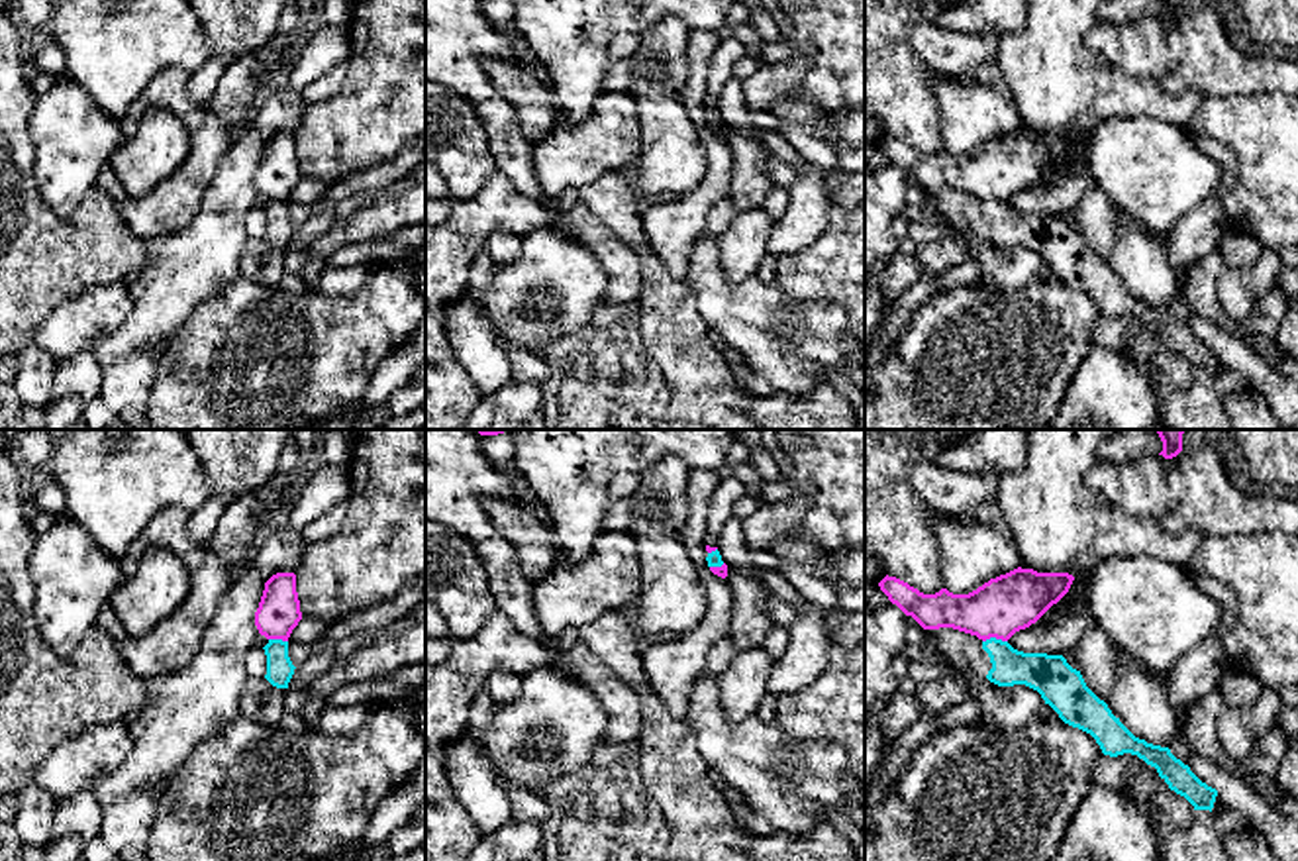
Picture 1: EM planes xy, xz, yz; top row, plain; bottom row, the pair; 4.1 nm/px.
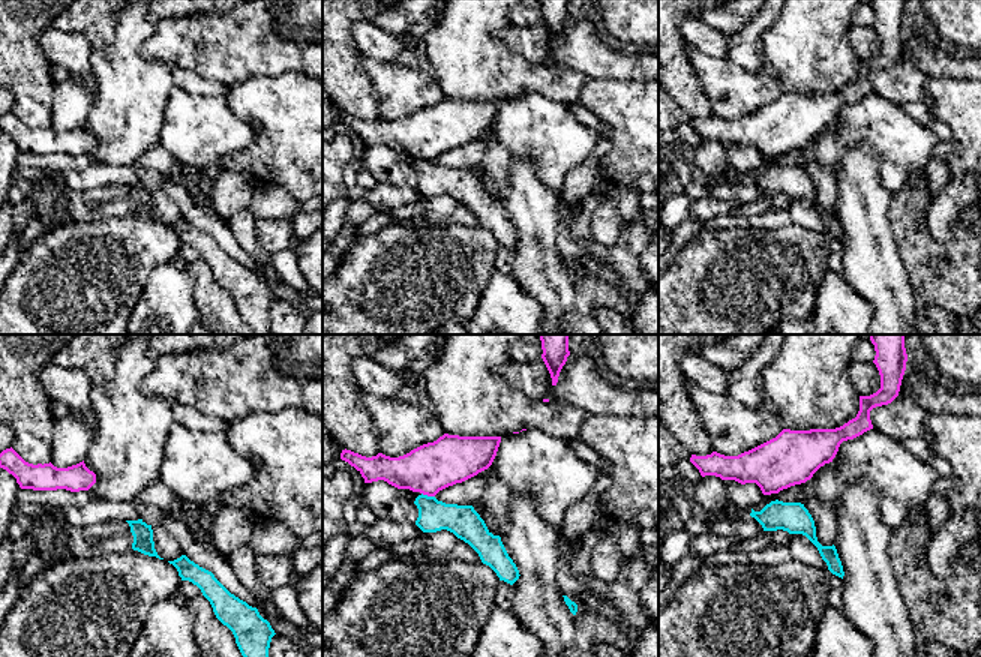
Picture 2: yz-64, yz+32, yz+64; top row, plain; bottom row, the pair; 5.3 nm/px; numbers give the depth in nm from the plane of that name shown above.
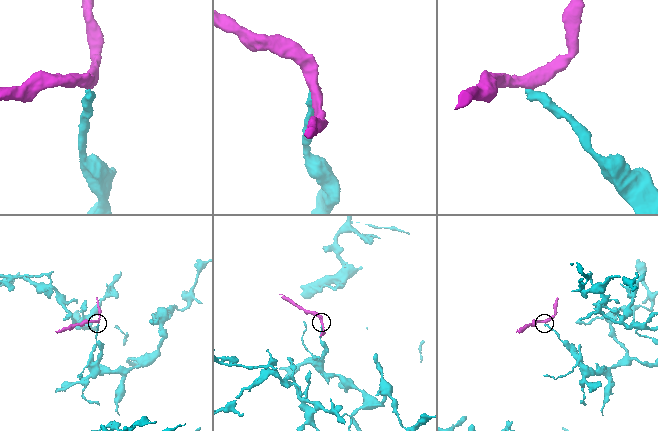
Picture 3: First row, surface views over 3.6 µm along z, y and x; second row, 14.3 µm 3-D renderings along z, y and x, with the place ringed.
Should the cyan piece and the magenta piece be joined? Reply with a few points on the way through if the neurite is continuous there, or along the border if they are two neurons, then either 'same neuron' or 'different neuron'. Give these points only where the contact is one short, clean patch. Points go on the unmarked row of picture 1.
border yz (1006, 201), (987, 199), (983, 202); different neuron

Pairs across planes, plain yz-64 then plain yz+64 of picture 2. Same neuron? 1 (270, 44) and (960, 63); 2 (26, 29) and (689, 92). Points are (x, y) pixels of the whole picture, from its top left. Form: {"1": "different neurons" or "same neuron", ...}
{"1": "same neuron", "2": "same neuron"}

